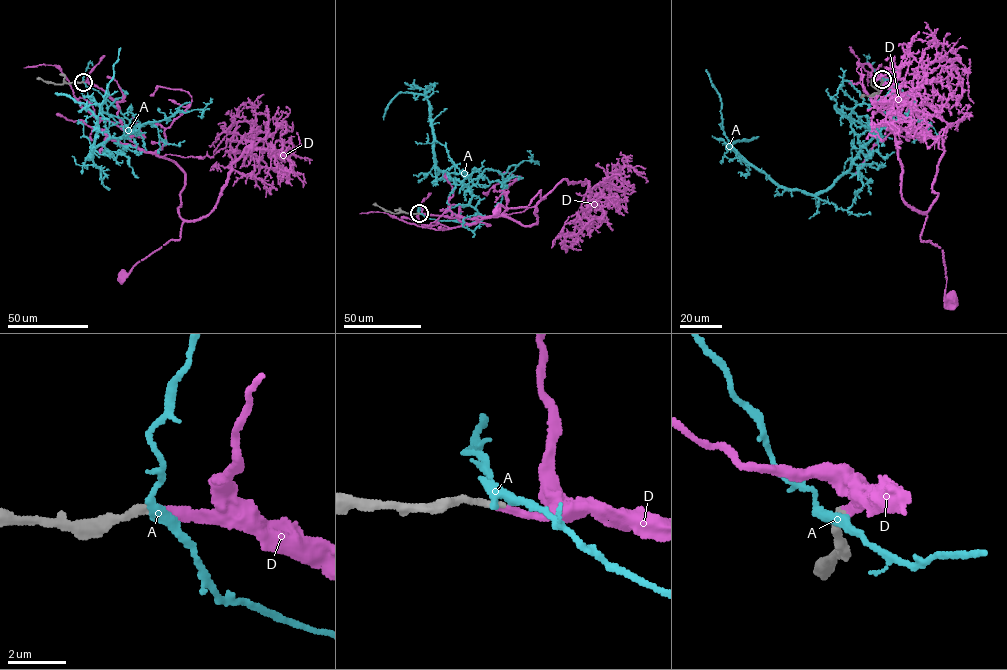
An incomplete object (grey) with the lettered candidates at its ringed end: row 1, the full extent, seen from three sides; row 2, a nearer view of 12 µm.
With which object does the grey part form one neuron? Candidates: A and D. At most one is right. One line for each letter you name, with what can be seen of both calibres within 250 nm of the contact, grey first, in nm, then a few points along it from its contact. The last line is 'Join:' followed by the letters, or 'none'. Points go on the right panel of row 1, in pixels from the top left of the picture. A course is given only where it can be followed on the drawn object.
D: Thickness 280 nm (grey) against 240 nm. Its course: (882, 79), (920, 117), (919, 138), (942, 139), (938, 194), (921, 239), (941, 250), (951, 297)
Join: D

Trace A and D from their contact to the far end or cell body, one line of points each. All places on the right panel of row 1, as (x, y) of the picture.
A: (882, 80), (898, 84), (915, 108), (879, 127), (851, 168), (814, 195), (775, 184), (731, 145), (706, 69)
D: (882, 79), (920, 117), (919, 138), (942, 139), (938, 194), (921, 239), (941, 250), (951, 297)

